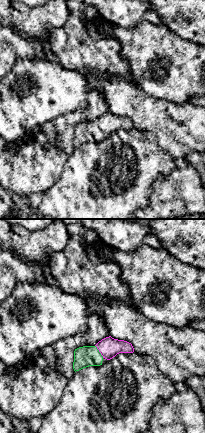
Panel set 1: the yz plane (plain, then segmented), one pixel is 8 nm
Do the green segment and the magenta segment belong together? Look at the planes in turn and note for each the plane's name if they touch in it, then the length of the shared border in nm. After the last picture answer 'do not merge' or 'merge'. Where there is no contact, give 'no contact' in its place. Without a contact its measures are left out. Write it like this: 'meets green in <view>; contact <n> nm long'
meets green in yz; contact 120 nm long

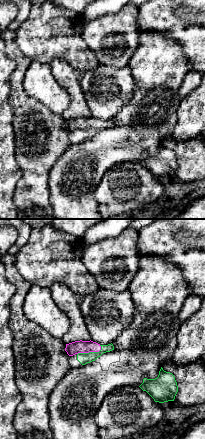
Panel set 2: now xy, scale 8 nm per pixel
meets green in xy; contact 220 nm long

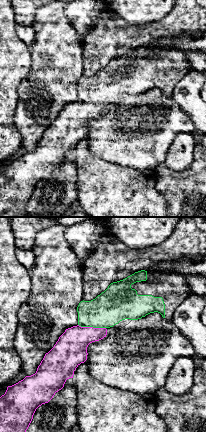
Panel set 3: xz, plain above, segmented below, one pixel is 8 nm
meets green in xz; contact 220 nm long

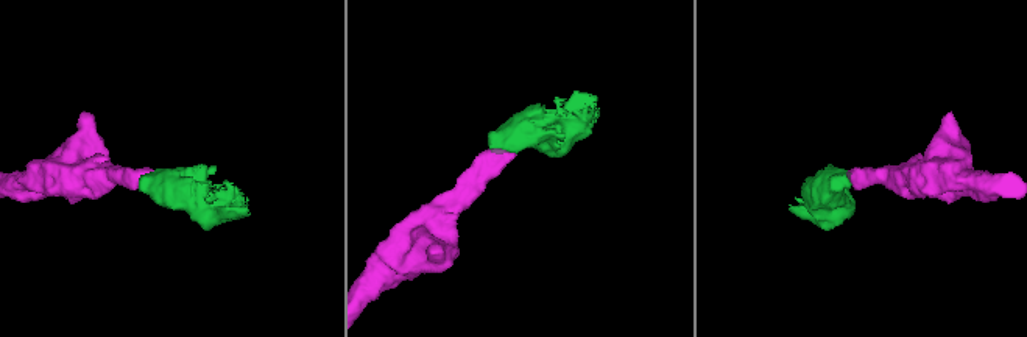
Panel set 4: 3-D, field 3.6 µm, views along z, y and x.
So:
merge

